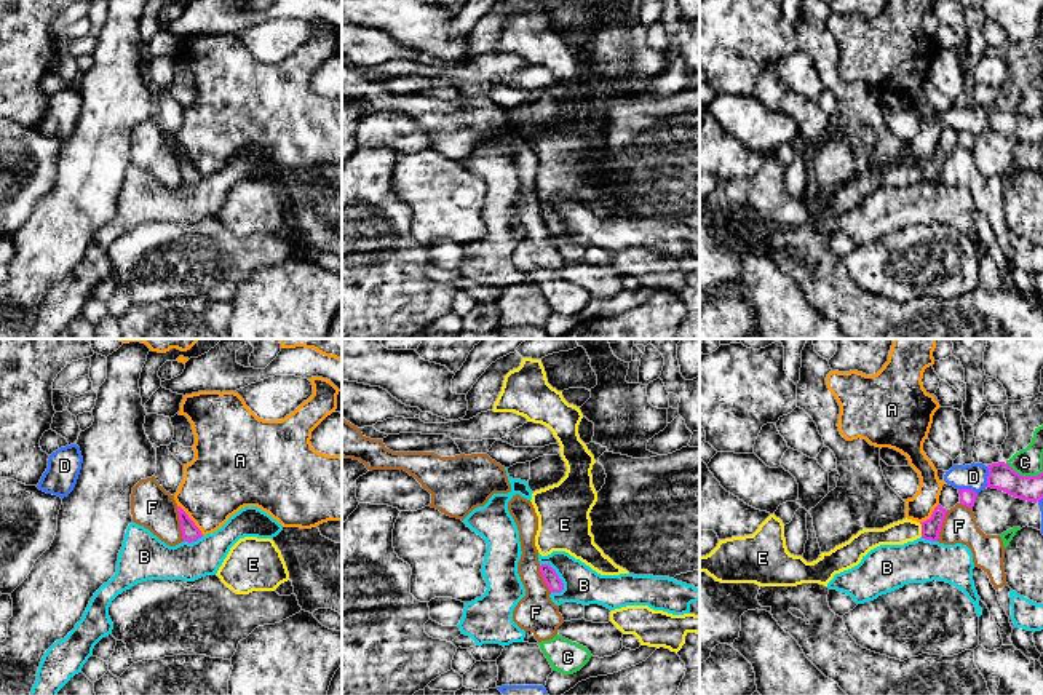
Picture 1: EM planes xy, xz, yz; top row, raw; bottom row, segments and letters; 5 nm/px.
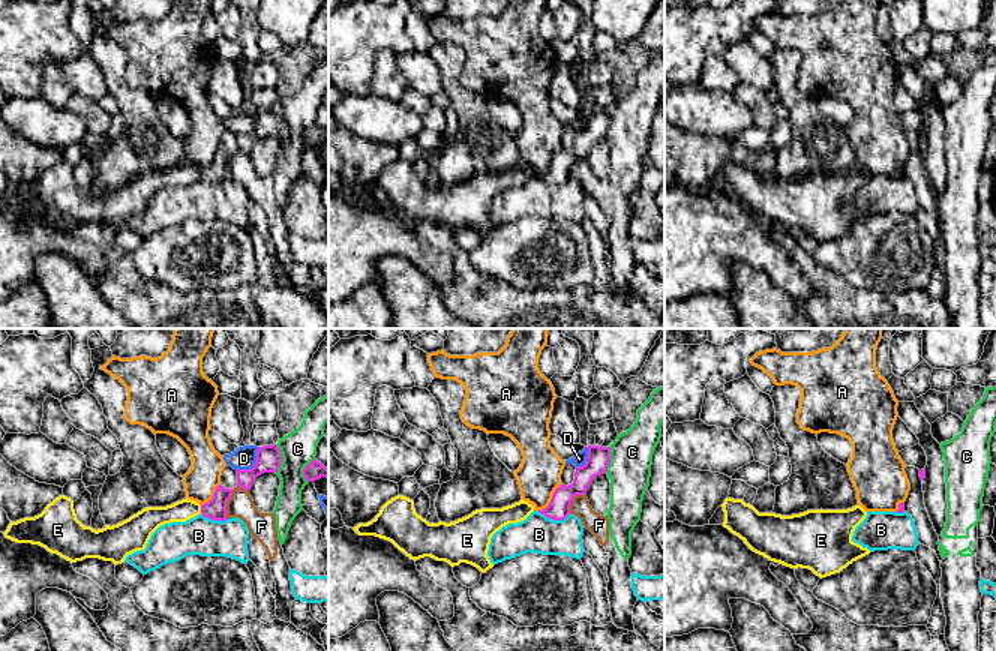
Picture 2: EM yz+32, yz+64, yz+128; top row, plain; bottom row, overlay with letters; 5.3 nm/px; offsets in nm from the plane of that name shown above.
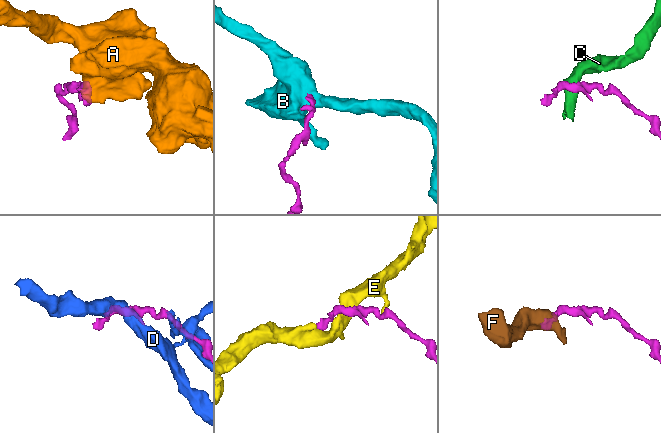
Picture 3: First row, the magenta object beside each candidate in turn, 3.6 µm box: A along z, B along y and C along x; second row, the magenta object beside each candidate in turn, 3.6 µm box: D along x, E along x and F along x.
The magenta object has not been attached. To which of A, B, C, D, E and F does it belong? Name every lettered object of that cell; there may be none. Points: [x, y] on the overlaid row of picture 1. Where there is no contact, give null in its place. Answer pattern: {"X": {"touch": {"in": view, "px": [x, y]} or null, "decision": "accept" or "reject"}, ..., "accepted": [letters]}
{"A": {"touch": {"in": "xy", "px": [190, 520]}, "decision": "reject"}, "B": {"touch": {"in": "xz", "px": [558, 575]}, "decision": "reject"}, "C": {"touch": {"in": "yz", "px": [1024, 476]}, "decision": "reject"}, "D": {"touch": {"in": "yz", "px": [987, 476]}, "decision": "reject"}, "E": {"touch": {"in": "yz", "px": [922, 529]}, "decision": "accept"}, "F": {"touch": {"in": "xy", "px": [181, 524]}, "decision": "reject"}, "accepted": ["E"]}

